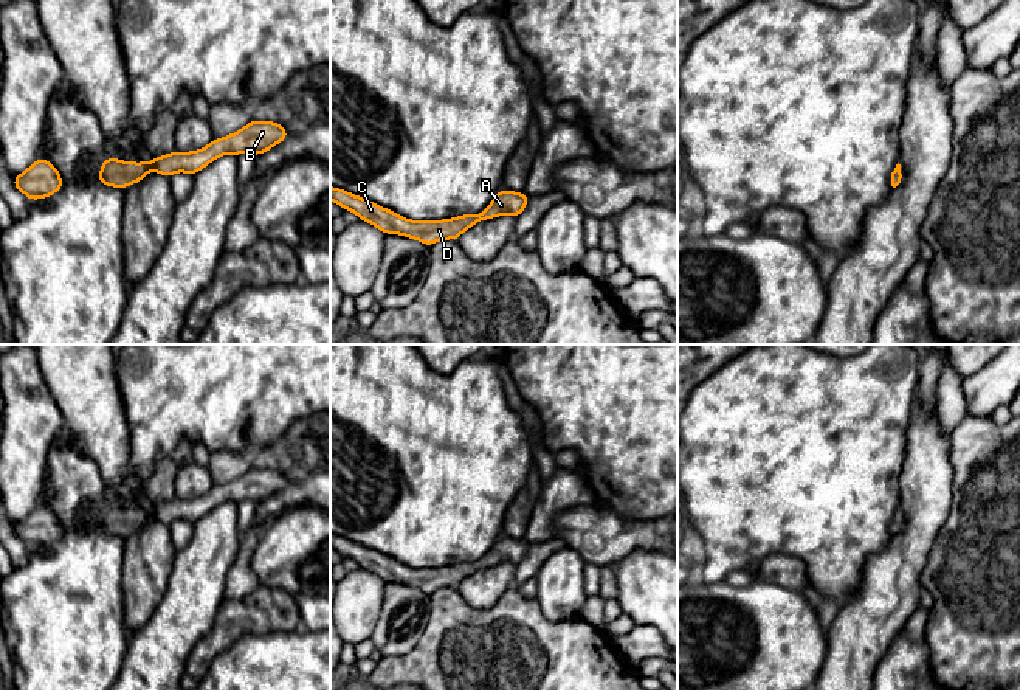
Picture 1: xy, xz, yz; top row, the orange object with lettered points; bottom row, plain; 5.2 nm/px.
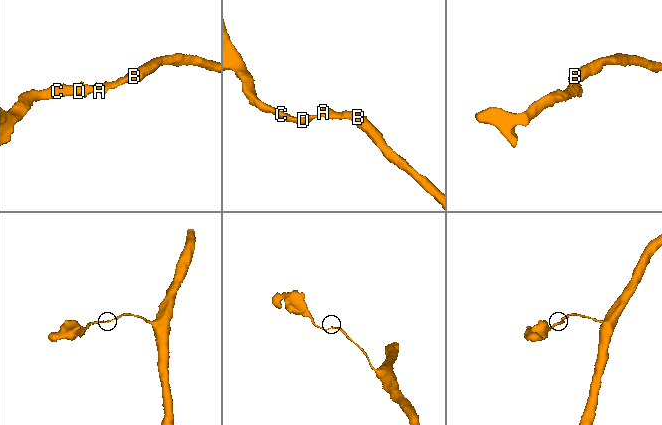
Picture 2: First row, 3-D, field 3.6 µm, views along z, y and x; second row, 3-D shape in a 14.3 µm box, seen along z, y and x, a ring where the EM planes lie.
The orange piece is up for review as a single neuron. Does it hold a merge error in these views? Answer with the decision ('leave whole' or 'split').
leave whole

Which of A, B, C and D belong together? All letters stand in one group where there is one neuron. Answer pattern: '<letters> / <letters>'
A B C D

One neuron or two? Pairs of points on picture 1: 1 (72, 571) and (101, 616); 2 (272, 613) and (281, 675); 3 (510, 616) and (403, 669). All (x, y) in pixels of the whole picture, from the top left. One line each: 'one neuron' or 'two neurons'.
1: one neuron
2: two neurons
3: one neuron

